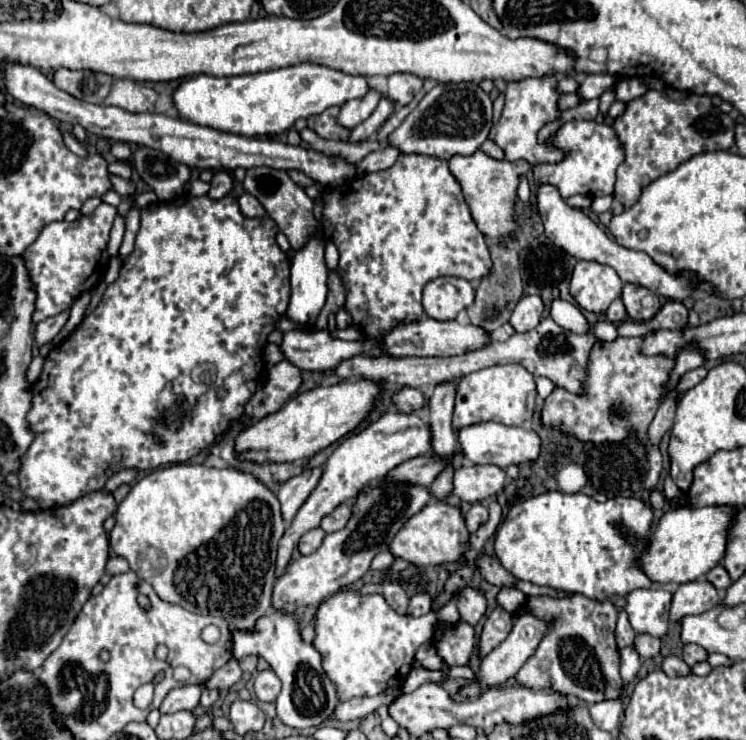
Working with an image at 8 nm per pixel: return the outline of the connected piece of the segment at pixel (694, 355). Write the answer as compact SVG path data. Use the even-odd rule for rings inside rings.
M682 350L678 356L676 356L676 366L672 370L672 376L670 376L670 384L668 384L668 390L672 390L680 376L686 374L688 370L694 370L694 368L700 368L702 364L706 362L706 356L704 352L692 352L692 350Z

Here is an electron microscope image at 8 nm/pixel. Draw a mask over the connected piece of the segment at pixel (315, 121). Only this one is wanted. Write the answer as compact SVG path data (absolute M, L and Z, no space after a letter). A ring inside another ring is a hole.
M332 106L328 110L324 110L322 114L310 116L308 118L308 128L312 128L316 134L320 134L326 140L348 140L350 130L342 128L336 118L338 118L340 106Z

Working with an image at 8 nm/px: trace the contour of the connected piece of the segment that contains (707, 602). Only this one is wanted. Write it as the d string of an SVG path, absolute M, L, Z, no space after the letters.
M694 580L680 584L672 596L670 618L678 622L688 614L702 614L712 610L720 602L716 588L708 580Z

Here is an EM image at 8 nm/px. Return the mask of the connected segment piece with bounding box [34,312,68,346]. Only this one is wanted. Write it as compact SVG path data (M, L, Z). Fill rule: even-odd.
M62 312L60 316L50 316L48 320L42 320L34 328L34 340L38 346L52 342L52 338L62 330L62 326L68 320L68 312Z

